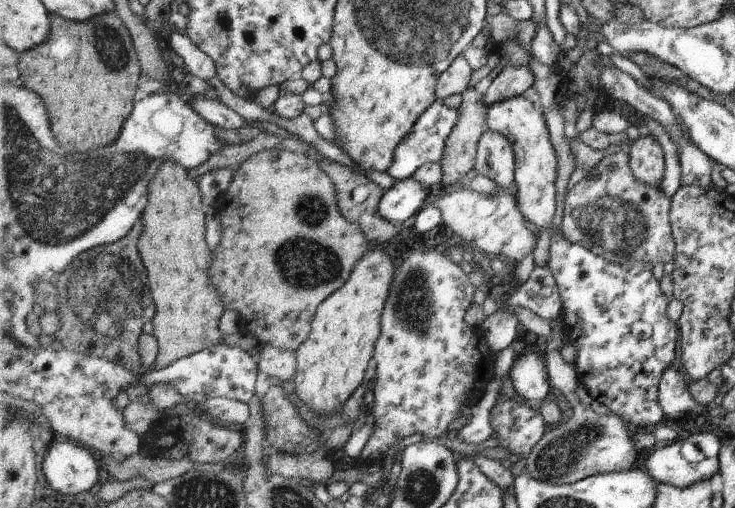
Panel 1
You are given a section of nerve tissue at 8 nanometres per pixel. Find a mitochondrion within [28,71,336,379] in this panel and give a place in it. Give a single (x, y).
(103, 295)

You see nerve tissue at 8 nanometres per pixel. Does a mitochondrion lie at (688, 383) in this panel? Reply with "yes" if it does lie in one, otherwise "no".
no

